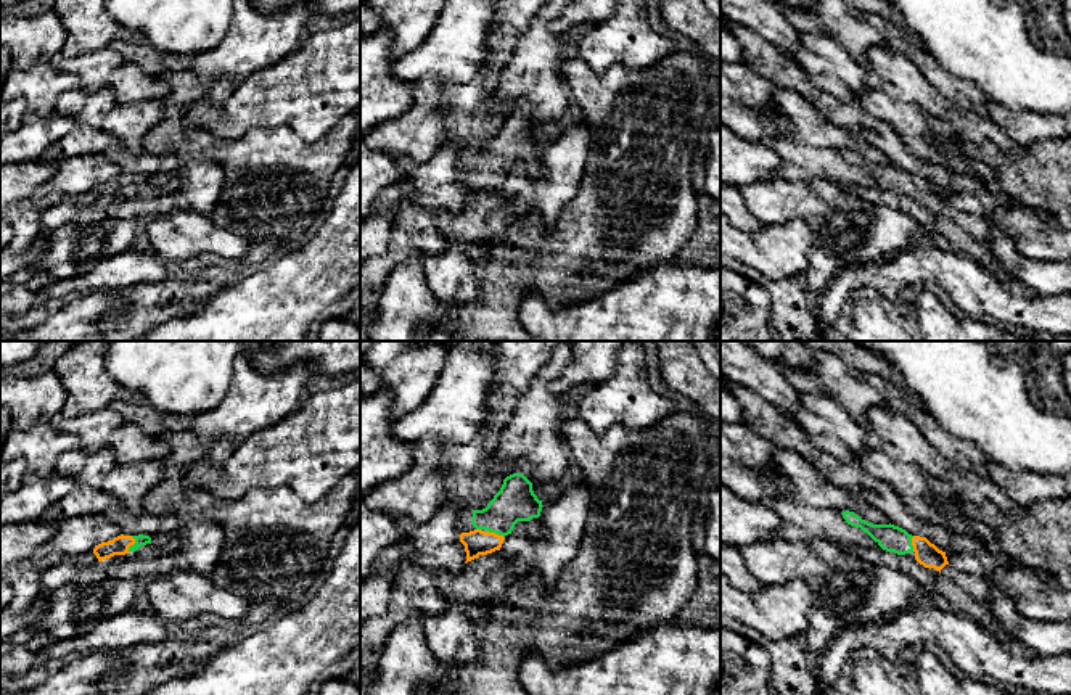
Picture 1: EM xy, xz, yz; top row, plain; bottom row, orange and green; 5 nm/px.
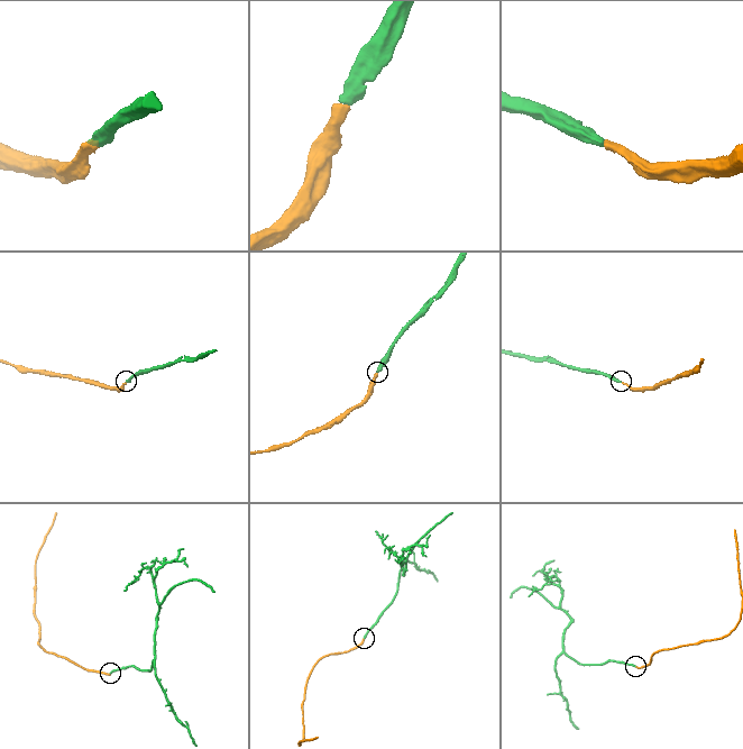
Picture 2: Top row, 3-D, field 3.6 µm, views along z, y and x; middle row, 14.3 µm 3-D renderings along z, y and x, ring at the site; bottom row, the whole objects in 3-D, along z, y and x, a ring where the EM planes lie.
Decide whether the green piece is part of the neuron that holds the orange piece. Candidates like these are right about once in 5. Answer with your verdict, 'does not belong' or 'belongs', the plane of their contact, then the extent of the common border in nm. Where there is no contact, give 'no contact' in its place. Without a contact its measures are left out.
belongs | xy | 80 nm

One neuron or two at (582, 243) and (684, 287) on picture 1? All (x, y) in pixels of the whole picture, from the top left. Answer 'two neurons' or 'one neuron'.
two neurons

